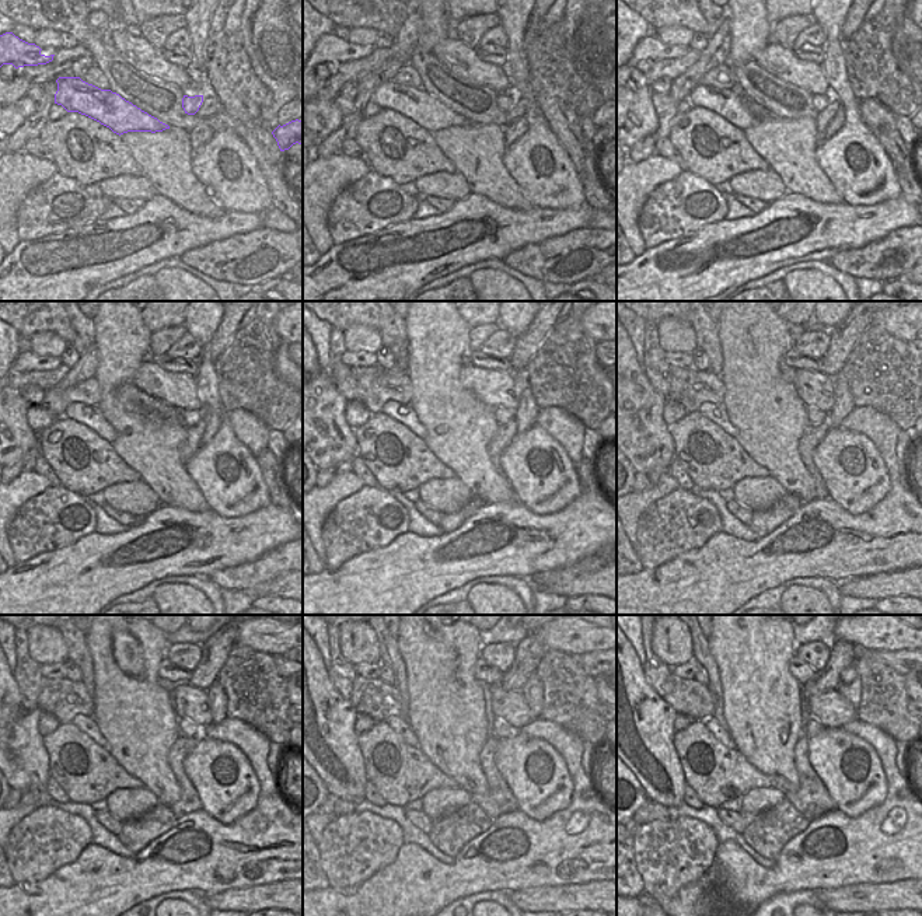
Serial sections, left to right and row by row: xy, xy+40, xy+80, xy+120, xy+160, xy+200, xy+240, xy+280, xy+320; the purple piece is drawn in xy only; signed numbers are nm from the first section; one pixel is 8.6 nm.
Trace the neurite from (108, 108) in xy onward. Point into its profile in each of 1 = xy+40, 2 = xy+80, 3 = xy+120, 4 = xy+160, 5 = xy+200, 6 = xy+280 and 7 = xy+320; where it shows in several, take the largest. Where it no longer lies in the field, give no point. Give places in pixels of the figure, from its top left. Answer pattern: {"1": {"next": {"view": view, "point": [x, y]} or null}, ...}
{"1": {"next": {"view": "xy+40", "point": [416, 104]}}, "2": {"next": {"view": "xy+80", "point": [732, 105]}}, "3": {"next": {"view": "xy+120", "point": [91, 416]}}, "4": {"next": {"view": "xy+160", "point": [404, 413]}}, "5": {"next": {"view": "xy+200", "point": [716, 412]}}, "6": {"next": {"view": "xy+280", "point": [398, 724]}}, "7": {"next": {"view": "xy+320", "point": [712, 726]}}}

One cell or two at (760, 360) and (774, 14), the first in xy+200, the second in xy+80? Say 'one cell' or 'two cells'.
two cells

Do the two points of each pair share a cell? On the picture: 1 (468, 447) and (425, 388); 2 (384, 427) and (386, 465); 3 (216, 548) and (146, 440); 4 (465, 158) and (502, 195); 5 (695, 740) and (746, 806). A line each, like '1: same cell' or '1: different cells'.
1: same cell
2: same cell
3: different cells
4: same cell
5: different cells

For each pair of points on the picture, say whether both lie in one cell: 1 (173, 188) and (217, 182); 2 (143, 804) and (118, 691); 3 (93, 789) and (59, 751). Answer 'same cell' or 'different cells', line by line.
1: different cells
2: different cells
3: same cell

